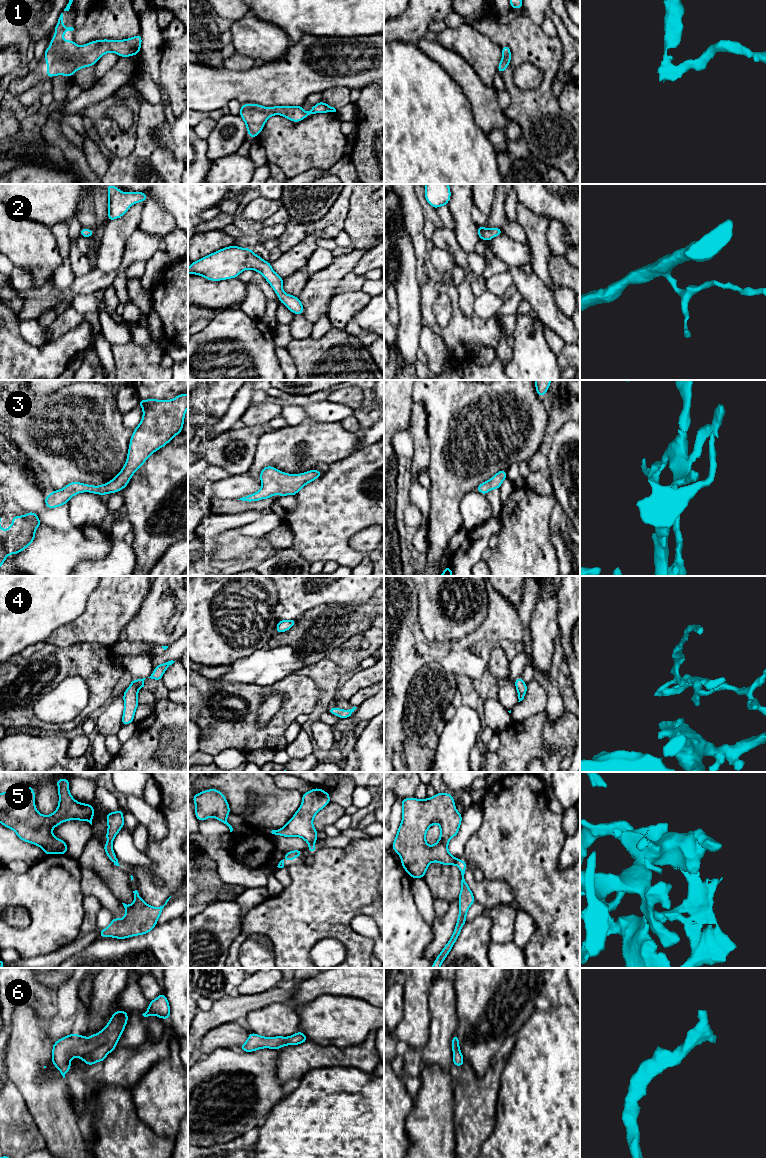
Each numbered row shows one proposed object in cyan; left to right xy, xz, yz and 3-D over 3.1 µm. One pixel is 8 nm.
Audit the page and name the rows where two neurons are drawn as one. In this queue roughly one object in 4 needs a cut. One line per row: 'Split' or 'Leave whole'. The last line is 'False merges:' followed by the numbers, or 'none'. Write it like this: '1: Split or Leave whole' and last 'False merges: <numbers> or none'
1: Leave whole
2: Leave whole
3: Leave whole
4: Leave whole
5: Split
6: Leave whole
False merges: 5

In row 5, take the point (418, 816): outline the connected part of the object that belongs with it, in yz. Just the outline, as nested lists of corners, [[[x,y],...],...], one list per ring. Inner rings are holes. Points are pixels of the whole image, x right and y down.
[[[436,793],[431,798],[419,800],[415,797],[400,800],[402,809],[402,821],[398,828],[392,848],[401,857],[401,865],[411,878],[424,878],[431,862],[439,862],[441,865],[456,865],[458,859],[448,851],[448,843],[455,837],[462,822],[462,814],[455,807],[454,797],[449,793]],[[437,823],[440,826],[440,838],[433,845],[426,843],[426,832]]]

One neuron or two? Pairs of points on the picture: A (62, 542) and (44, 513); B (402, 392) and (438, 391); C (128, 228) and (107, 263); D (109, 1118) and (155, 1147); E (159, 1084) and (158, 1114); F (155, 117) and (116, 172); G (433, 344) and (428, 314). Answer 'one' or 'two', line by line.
A: two
B: two
C: one
D: one
E: one
F: one
G: two

